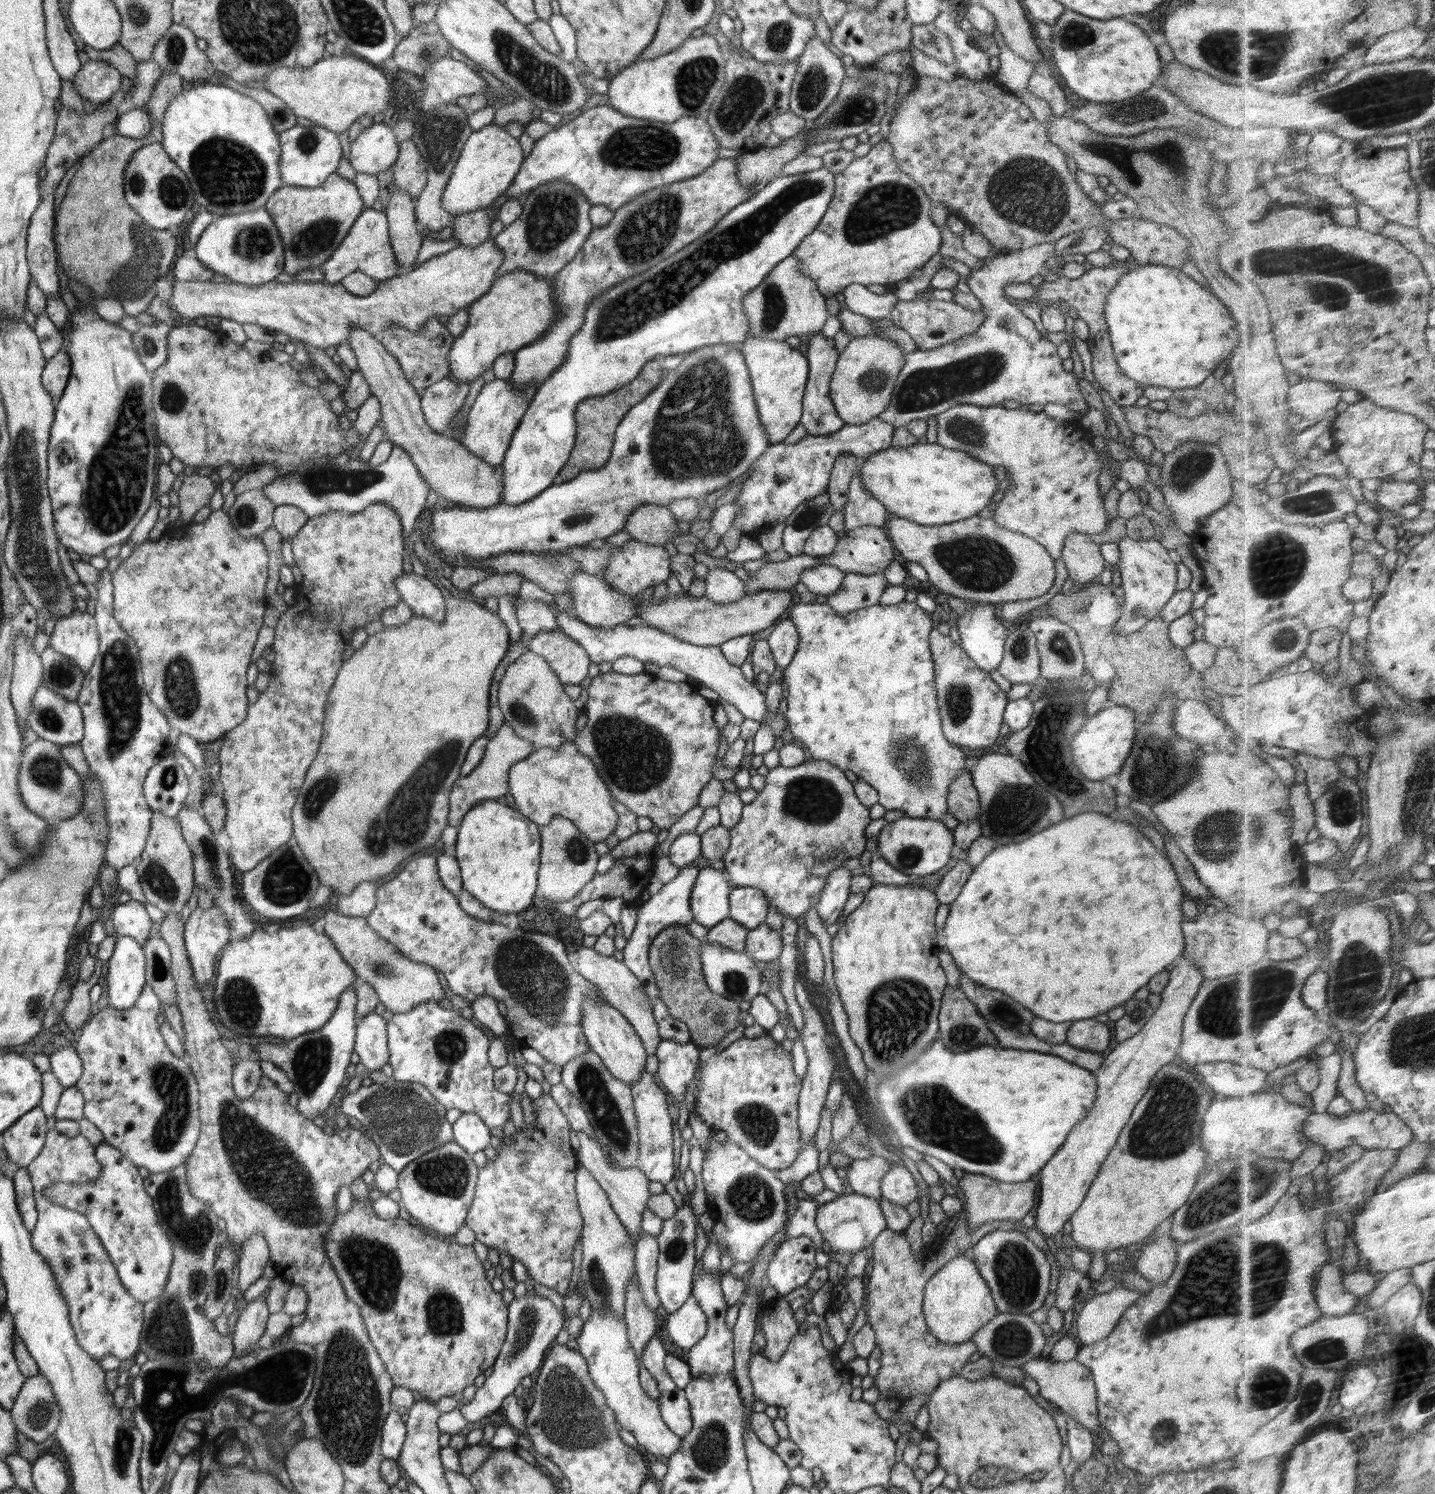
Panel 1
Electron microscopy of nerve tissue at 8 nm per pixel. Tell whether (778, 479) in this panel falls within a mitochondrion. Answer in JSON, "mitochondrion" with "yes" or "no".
{"mitochondrion":"yes"}

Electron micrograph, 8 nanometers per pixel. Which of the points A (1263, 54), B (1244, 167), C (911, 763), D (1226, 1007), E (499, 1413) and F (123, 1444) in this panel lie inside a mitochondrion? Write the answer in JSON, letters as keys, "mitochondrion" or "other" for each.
{"A":"mitochondrion","B":"other","C":"mitochondrion","D":"mitochondrion","E":"other","F":"mitochondrion"}

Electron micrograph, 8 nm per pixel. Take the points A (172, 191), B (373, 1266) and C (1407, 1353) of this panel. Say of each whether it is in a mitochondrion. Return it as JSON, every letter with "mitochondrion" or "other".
{"A":"mitochondrion","B":"mitochondrion","C":"other"}

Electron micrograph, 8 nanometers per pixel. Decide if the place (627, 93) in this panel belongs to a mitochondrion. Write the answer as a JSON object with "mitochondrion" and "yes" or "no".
{"mitochondrion":"no"}

